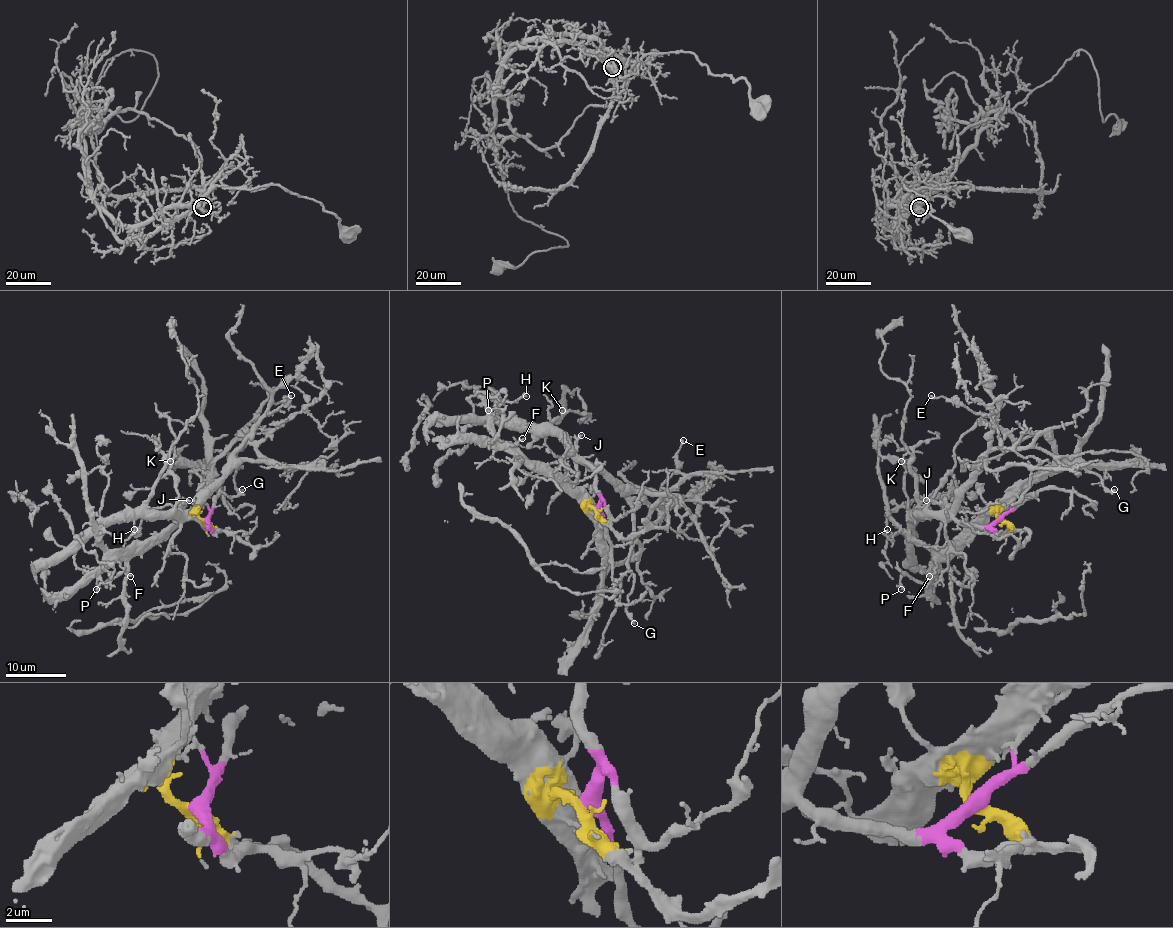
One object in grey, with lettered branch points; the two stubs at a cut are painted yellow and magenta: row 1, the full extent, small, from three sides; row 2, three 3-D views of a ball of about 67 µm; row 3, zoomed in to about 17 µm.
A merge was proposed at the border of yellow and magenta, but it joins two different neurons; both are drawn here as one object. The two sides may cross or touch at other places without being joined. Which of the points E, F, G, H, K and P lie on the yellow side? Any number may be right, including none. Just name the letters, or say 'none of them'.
F, H, P

